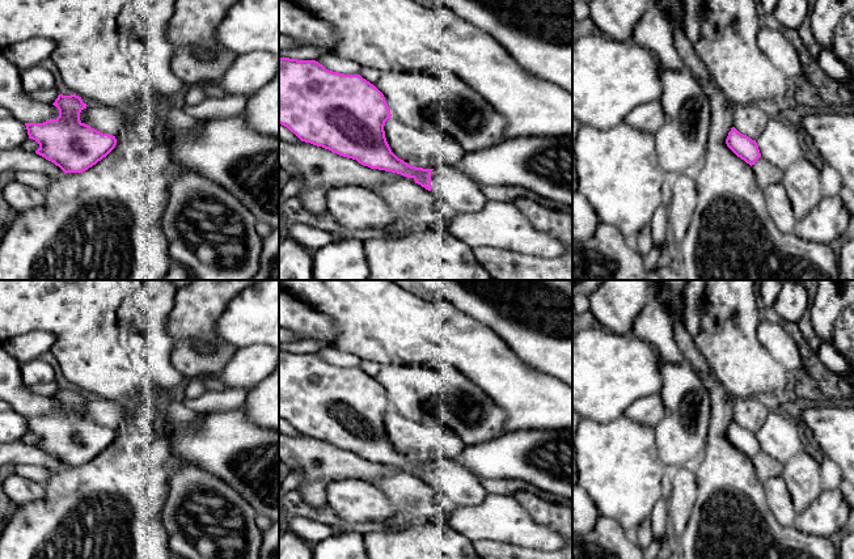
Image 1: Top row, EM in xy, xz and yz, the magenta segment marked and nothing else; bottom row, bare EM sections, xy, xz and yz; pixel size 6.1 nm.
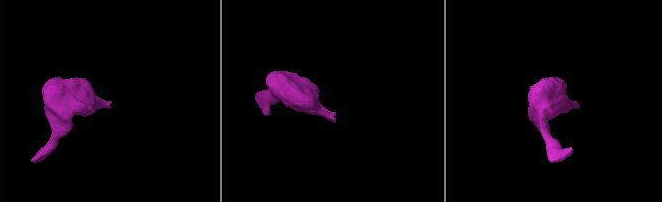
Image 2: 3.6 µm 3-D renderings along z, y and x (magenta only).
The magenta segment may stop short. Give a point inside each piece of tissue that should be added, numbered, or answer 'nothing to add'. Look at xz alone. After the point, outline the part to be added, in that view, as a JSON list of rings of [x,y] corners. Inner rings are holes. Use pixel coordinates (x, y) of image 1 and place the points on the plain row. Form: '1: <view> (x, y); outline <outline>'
1: xz (460, 485); outline [[[439,457],[431,465],[431,486],[444,492],[455,507],[478,505],[487,496],[478,477],[448,457]]]

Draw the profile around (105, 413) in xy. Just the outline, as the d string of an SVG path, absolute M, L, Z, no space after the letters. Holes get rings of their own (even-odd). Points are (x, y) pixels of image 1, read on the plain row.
M105 398L86 399L80 406L80 414L102 427L113 429L124 423L124 410L118 401Z

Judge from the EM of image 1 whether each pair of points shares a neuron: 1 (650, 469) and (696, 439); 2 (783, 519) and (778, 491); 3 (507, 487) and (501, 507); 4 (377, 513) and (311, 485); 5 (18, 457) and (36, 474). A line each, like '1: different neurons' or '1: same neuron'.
1: different neurons
2: same neuron
3: different neurons
4: different neurons
5: different neurons

